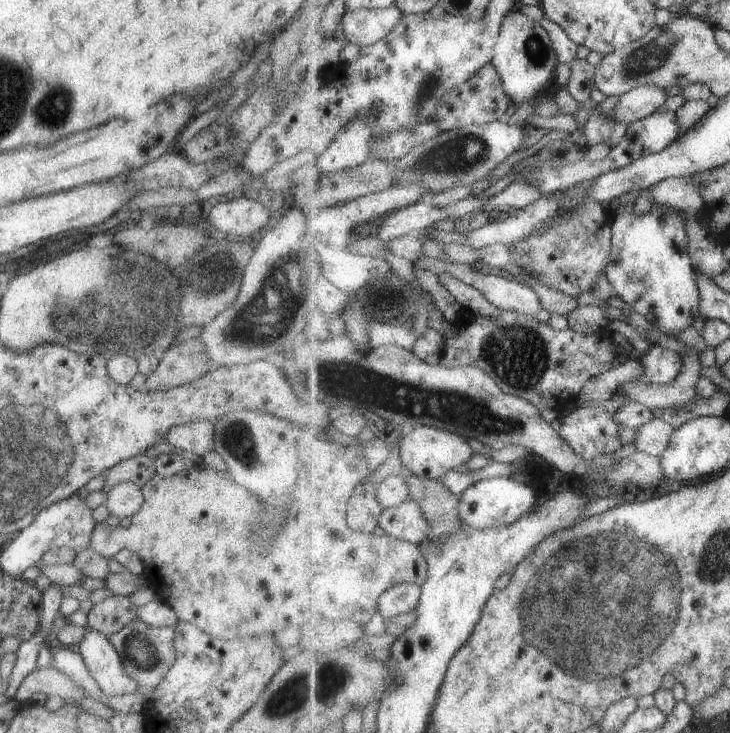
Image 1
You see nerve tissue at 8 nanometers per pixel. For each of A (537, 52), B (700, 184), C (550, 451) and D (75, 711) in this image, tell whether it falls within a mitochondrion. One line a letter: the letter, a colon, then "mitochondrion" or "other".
A: mitochondrion
B: other
C: other
D: other

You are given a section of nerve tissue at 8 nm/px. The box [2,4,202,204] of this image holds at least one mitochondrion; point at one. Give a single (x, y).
(55, 107)

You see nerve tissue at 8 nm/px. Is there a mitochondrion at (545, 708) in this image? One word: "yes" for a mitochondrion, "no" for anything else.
no

